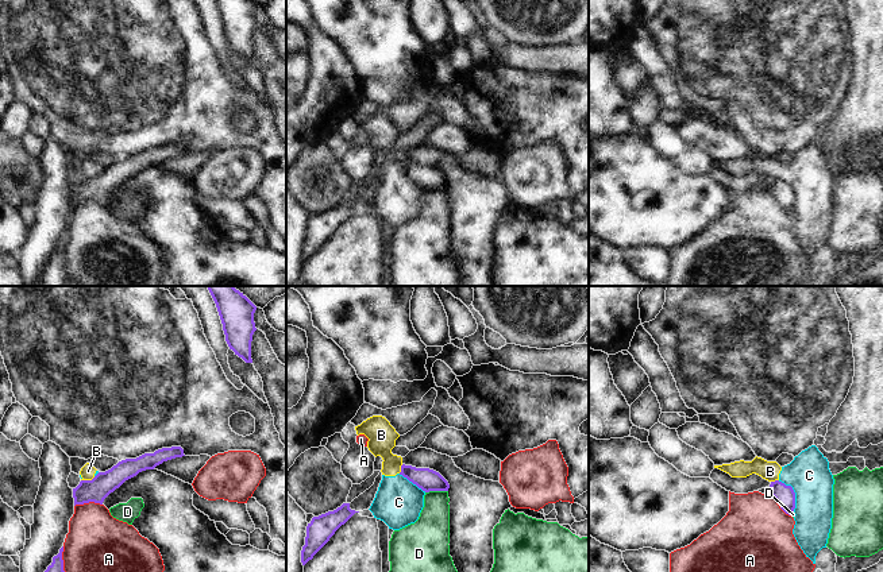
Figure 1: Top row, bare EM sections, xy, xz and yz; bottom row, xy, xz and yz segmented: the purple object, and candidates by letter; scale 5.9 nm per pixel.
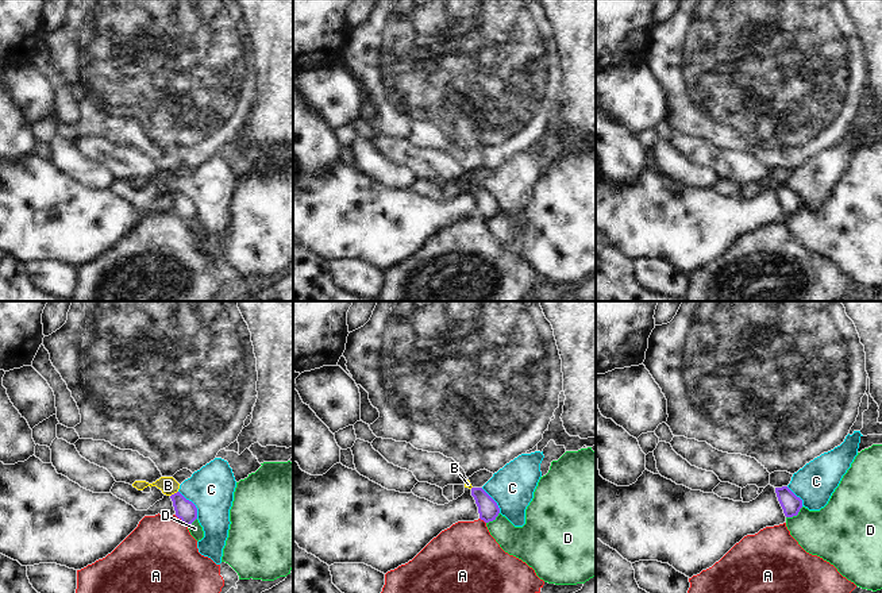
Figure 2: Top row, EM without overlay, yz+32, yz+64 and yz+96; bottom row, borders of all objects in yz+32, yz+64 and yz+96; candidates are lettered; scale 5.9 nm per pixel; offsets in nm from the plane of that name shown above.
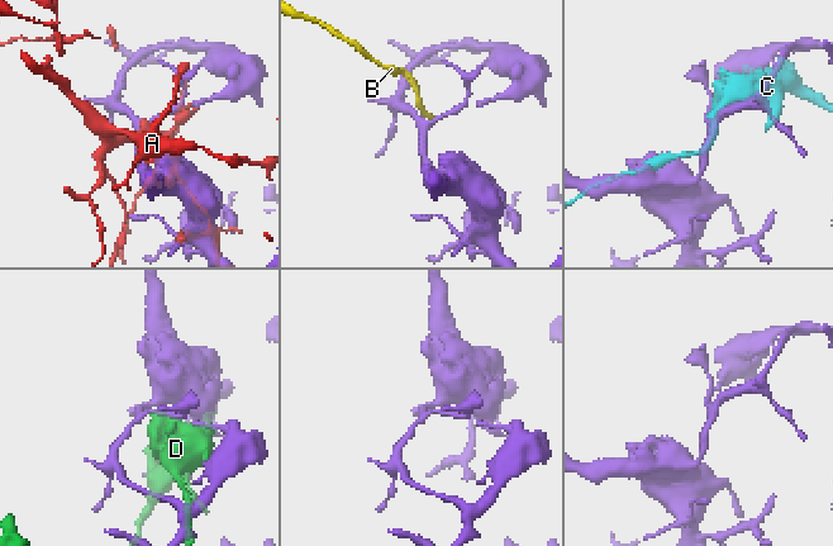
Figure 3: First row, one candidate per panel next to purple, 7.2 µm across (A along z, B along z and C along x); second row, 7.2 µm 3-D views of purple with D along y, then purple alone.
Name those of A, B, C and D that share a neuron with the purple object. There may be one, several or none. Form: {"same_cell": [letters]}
{"same_cell": []}

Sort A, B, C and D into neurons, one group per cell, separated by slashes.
A / B C / D

